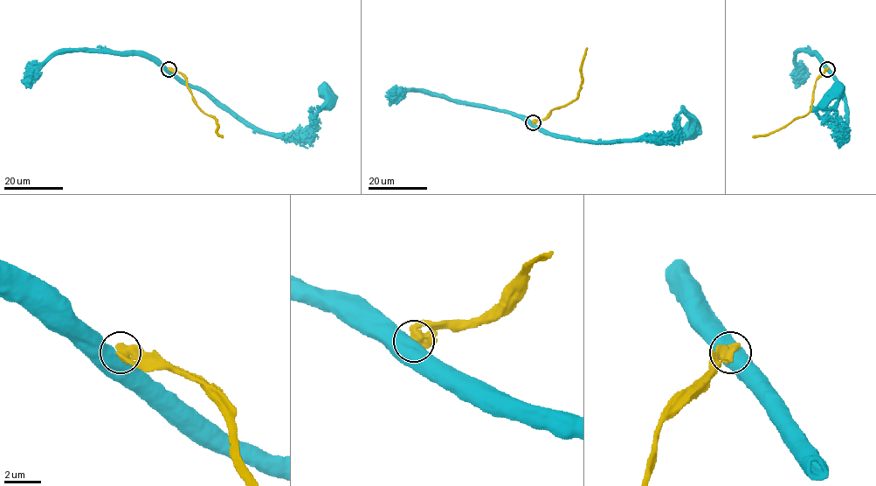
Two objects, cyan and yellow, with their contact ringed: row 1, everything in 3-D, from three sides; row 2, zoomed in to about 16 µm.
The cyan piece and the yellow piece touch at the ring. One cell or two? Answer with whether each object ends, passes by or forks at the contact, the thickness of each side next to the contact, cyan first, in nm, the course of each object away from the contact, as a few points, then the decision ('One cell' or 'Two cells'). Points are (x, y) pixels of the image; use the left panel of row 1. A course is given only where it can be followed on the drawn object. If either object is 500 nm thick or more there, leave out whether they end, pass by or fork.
Thickness 750 nm (cyan) against 700 nm. Course of cyan: (168, 69), (201, 87), (244, 121), (277, 134), (306, 134), (324, 102), (324, 90). Course of yellow: (168, 69), (178, 71), (184, 77), (195, 103), (215, 120), (217, 132), (223, 137). Two cells

